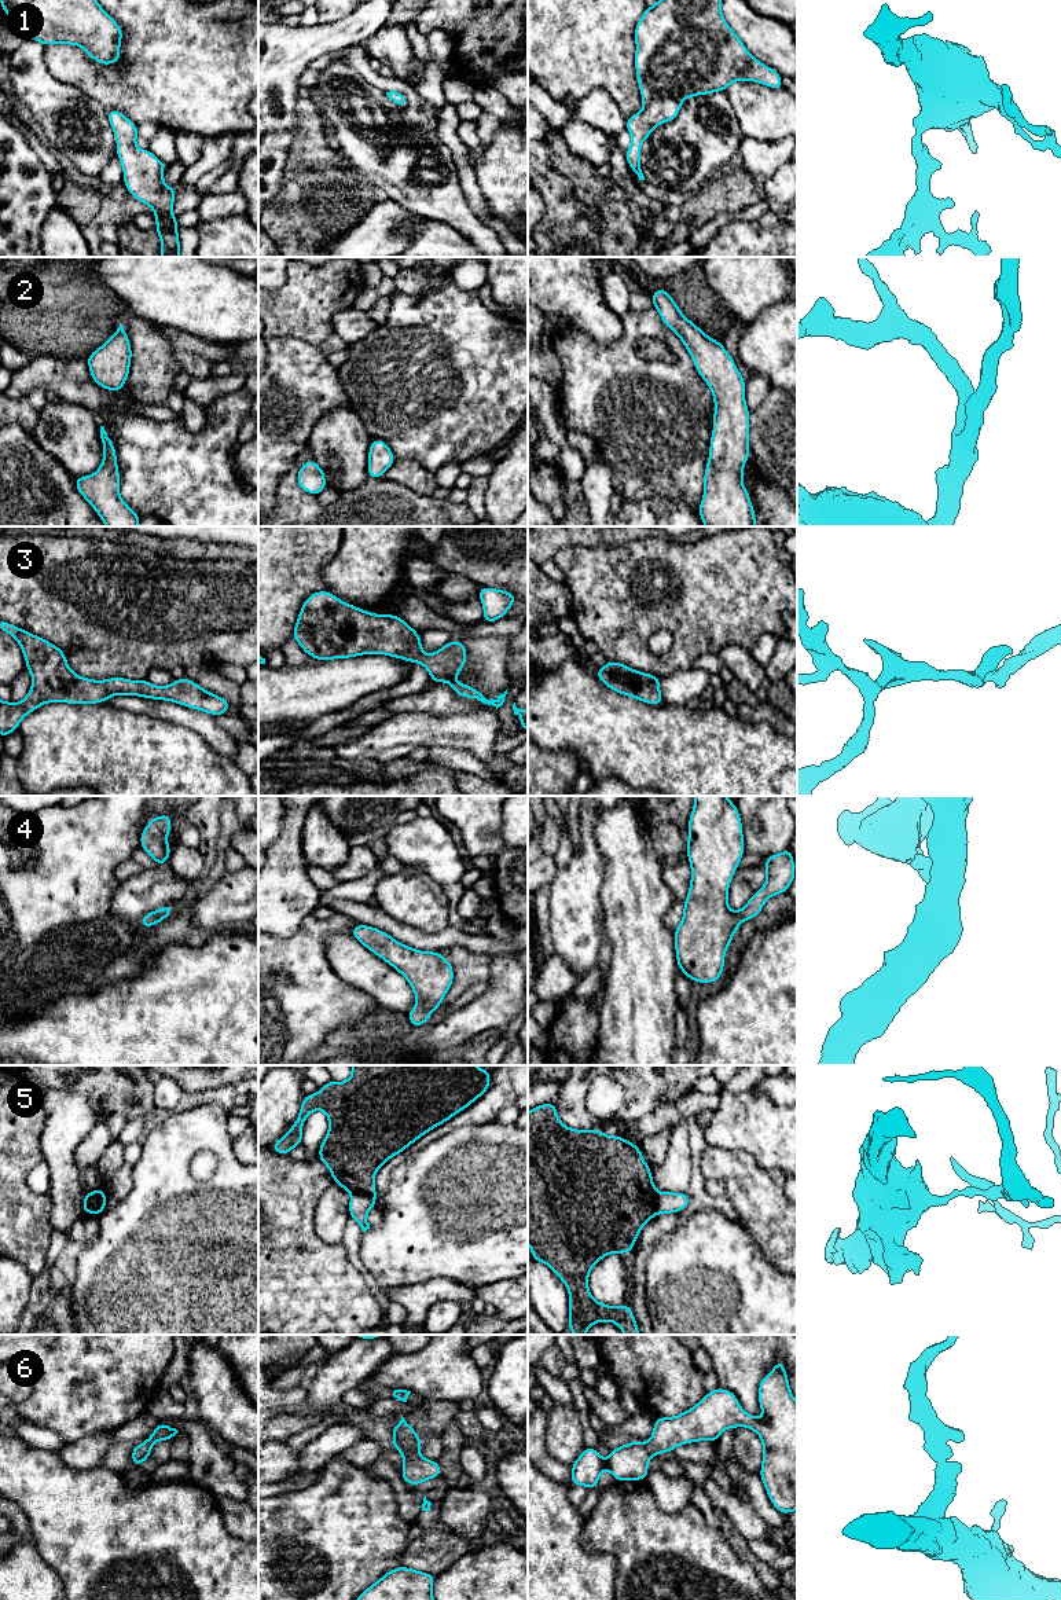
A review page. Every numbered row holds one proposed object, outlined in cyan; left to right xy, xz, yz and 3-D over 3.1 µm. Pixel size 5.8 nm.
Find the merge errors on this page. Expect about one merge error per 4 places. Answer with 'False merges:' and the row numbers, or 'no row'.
False merges: 5

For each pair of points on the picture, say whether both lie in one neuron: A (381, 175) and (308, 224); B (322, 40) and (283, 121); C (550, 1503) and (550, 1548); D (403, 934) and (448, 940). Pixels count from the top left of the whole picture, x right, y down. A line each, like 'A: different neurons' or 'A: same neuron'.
A: different neurons
B: same neuron
C: same neuron
D: same neuron

